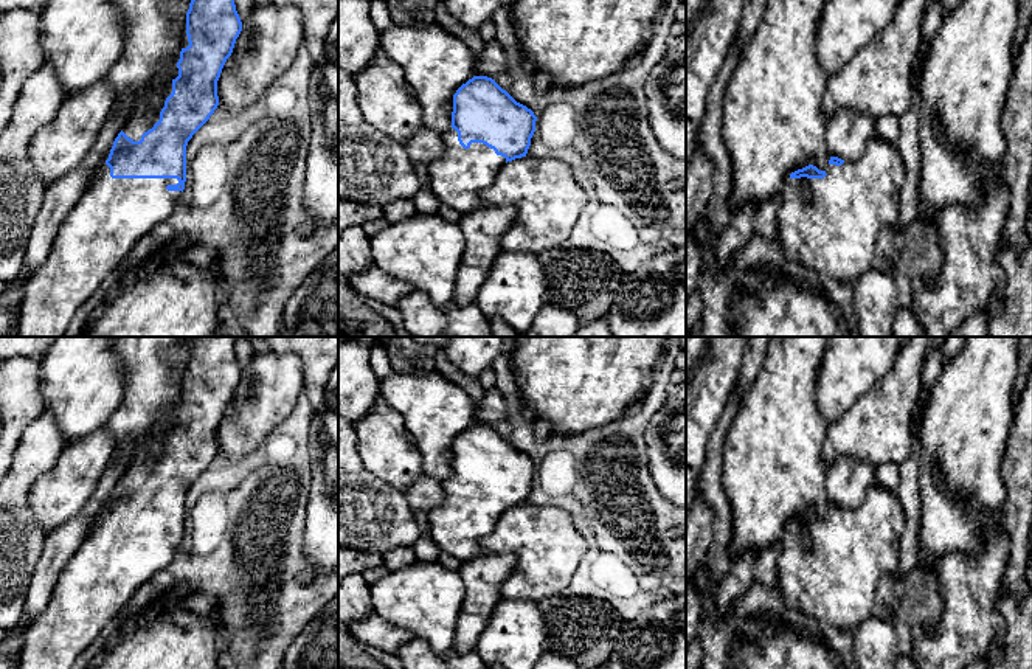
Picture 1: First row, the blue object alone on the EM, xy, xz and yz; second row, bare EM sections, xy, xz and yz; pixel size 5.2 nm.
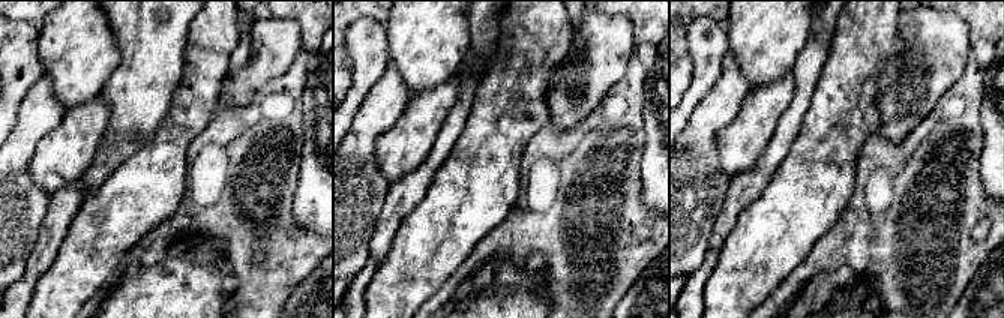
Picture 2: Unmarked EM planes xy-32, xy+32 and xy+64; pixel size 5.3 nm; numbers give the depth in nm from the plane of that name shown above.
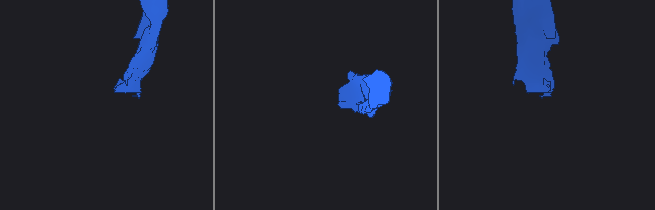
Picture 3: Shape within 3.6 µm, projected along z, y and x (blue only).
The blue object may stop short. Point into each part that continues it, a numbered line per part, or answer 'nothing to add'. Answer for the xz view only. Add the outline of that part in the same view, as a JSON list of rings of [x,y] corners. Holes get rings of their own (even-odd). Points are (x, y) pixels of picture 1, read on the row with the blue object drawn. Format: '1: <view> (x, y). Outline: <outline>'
1: xz (457, 179). Outline: [[[455,129],[445,130],[442,141],[444,155],[428,165],[430,191],[461,214],[483,208],[480,192],[493,183],[506,158],[483,143],[464,149]]]

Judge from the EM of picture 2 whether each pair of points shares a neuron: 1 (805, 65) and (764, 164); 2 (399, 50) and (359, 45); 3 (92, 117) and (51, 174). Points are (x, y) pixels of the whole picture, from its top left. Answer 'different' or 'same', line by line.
1: same
2: different
3: same

